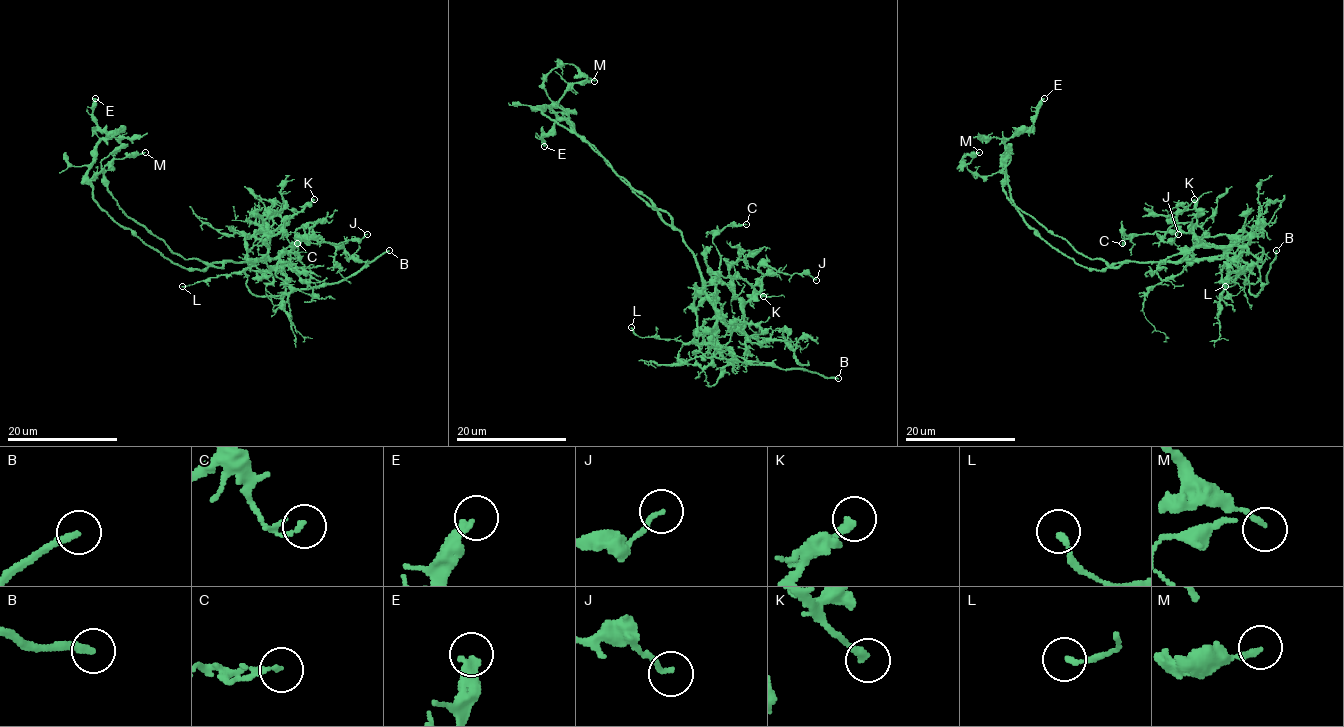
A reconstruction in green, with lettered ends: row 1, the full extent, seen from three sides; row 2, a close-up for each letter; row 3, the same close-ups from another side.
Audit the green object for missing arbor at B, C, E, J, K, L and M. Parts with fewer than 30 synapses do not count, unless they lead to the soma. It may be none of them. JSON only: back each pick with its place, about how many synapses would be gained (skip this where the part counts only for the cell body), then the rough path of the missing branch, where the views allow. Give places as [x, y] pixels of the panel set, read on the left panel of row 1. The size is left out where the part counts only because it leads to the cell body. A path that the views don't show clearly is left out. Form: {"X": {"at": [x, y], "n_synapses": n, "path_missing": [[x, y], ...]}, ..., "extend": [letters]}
{"B": {"at": [389, 250]}, "extend": ["B"]}

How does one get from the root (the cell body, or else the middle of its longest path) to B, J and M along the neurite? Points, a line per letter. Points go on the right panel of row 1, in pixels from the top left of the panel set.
B: (1121, 261), (1179, 261), (1225, 256), (1237, 266), (1256, 264), (1260, 268), (1260, 279), (1265, 284), (1276, 250)
J: (1121, 261), (1219, 260), (1225, 253), (1206, 246), (1189, 223), (1174, 224), (1164, 241), (1171, 243), (1178, 234)
M: (1121, 261), (1108, 264), (1085, 257), (1015, 207), (1003, 189), (1003, 174), (976, 177), (961, 159), (979, 152)

